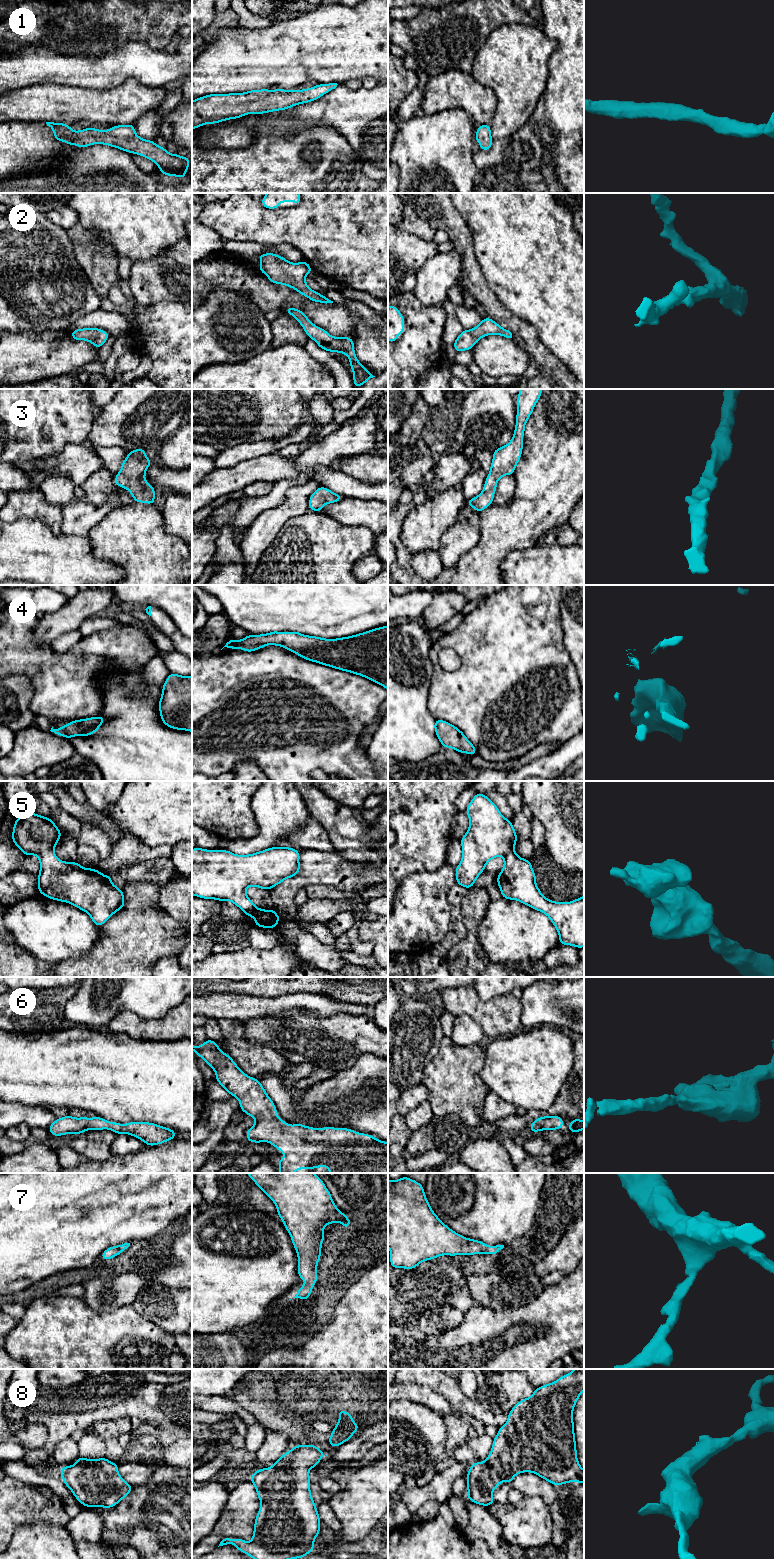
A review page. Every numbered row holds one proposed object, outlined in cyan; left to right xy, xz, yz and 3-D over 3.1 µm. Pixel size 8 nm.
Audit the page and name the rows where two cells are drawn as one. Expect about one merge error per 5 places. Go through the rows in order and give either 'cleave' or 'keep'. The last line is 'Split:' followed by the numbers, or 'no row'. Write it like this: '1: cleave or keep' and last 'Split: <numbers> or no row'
1: keep
2: keep
3: keep
4: cleave
5: keep
6: keep
7: keep
8: keep
Split: 4

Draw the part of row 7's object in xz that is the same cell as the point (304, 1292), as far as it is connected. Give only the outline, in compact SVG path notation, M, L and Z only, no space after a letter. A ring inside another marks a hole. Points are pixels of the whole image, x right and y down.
M246 1173L254 1183L273 1201L277 1214L290 1234L298 1256L298 1276L306 1281L294 1298L309 1299L318 1281L316 1273L321 1258L325 1233L323 1228L331 1223L341 1222L347 1229L352 1221L335 1205L329 1190L320 1177L314 1173Z

